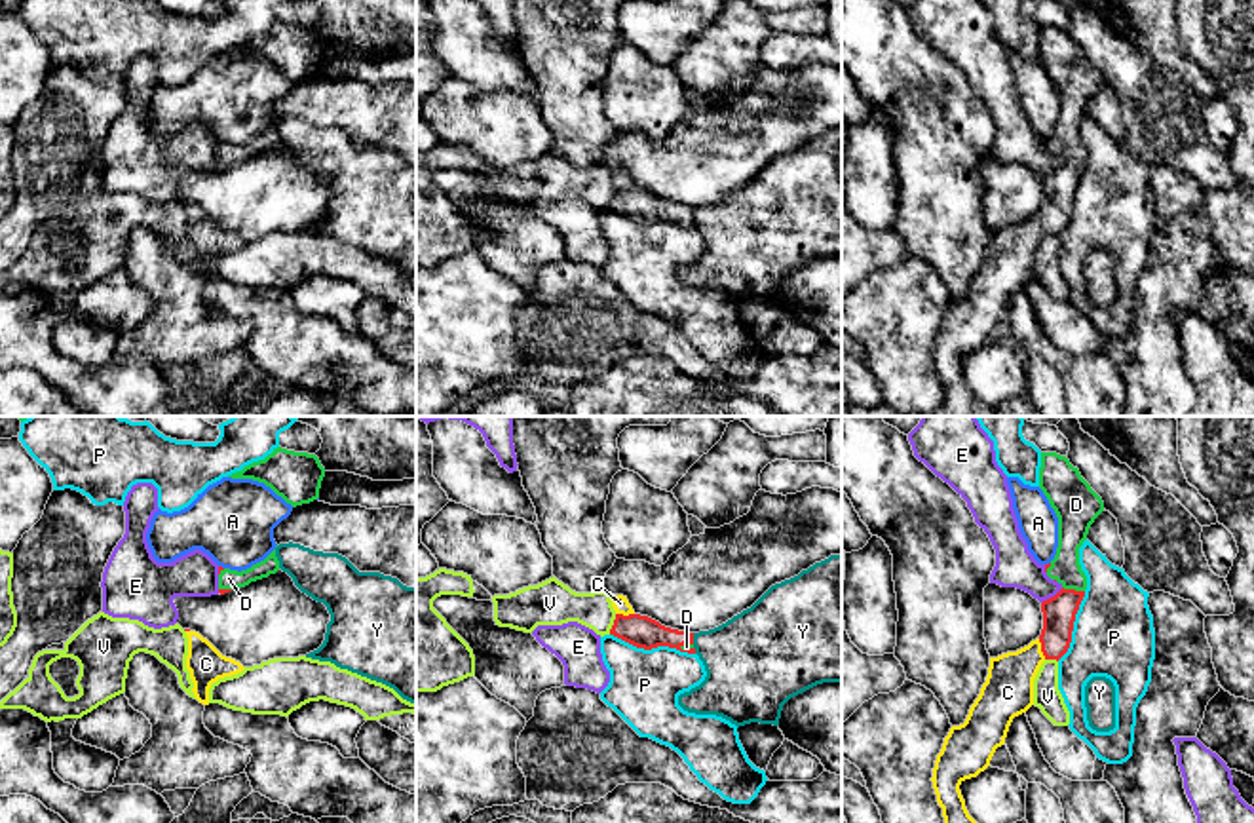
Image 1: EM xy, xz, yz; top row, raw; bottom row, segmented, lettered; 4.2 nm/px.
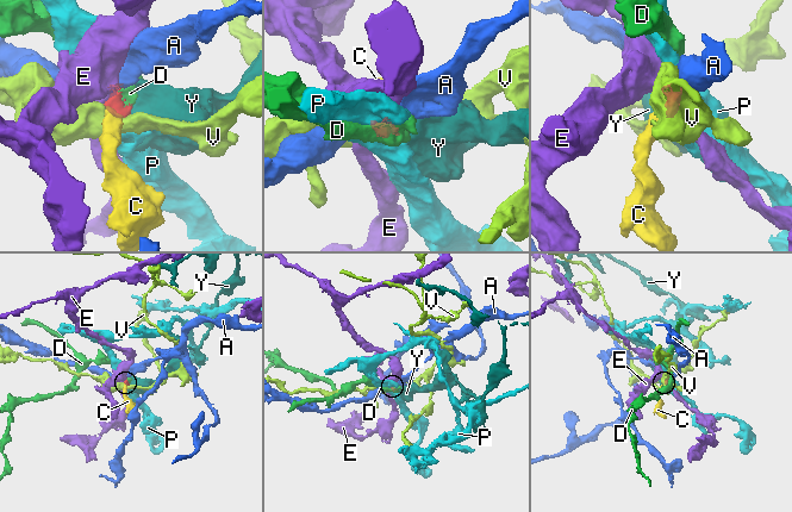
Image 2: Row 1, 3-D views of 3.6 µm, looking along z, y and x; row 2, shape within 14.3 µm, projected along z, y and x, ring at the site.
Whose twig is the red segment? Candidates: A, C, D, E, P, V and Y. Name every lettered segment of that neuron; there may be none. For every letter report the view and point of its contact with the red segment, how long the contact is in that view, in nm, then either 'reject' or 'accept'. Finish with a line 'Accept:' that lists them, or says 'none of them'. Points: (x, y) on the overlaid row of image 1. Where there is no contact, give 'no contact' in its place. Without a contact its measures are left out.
A: xy (221, 567) | 30 nm | reject
C: yz (1042, 649) | 90 nm | accept
D: yz (1074, 590) | 100 nm | accept
E: yz (1051, 597) | 120 nm | reject
P: xz (652, 647) | 380 nm | reject
V: xz (614, 624) | 90 nm | reject
Y: xz (692, 639) | 50 nm | reject
Accept: C, D

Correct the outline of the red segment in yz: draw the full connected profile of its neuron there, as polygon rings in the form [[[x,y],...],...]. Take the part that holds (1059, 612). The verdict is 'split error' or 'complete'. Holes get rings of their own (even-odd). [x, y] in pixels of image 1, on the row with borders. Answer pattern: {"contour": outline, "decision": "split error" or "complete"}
{"contour": [[[1041,452],[1039,488],[1058,517],[1058,547],[1045,572],[1062,589],[1041,603],[1043,629],[1036,641],[990,658],[986,682],[965,722],[952,726],[944,737],[931,777],[944,823],[977,823],[965,808],[960,785],[990,766],[1013,718],[1034,705],[1034,679],[1045,660],[1058,661],[1068,652],[1085,597],[1087,576],[1079,565],[1079,547],[1104,511],[1104,502],[1079,469],[1056,452]]], "decision": "split error"}

